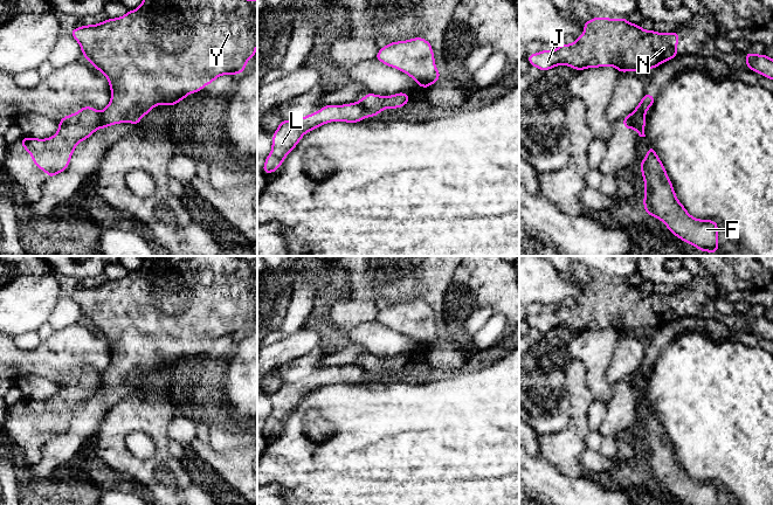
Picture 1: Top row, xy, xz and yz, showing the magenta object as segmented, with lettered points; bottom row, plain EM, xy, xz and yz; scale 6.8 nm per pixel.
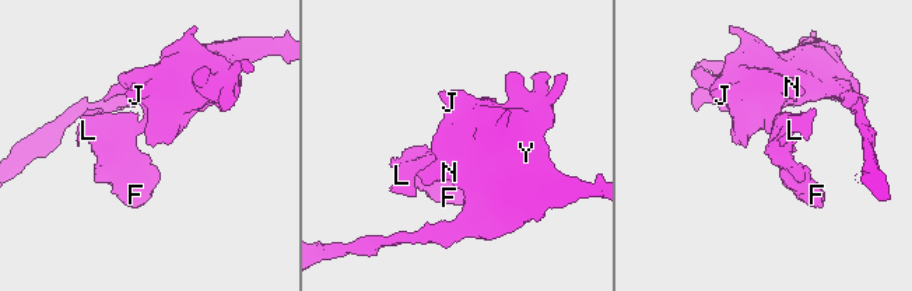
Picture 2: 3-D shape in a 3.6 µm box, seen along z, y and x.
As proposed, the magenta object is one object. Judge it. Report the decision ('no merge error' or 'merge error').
merge error

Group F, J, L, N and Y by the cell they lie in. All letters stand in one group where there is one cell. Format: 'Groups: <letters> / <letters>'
Groups: F L / J N Y

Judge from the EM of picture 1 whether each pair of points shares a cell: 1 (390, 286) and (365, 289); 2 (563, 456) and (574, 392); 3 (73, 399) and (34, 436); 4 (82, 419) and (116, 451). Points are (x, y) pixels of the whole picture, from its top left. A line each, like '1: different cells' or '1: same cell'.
1: same cell
2: same cell
3: same cell
4: different cells

